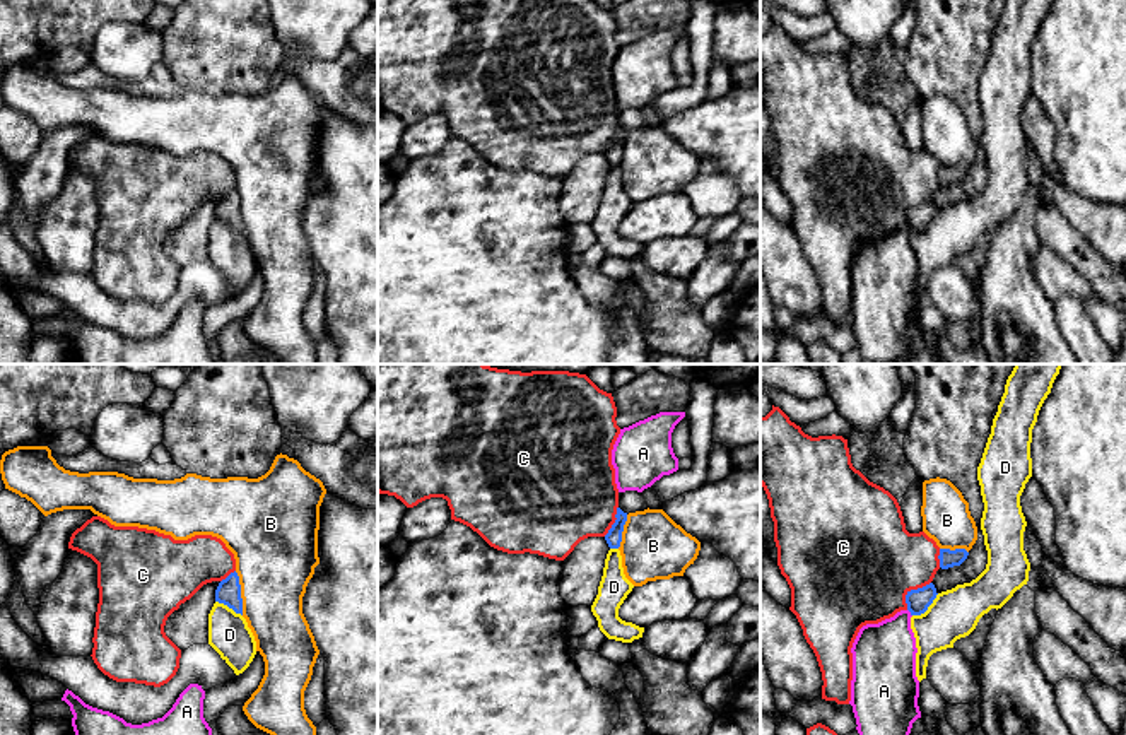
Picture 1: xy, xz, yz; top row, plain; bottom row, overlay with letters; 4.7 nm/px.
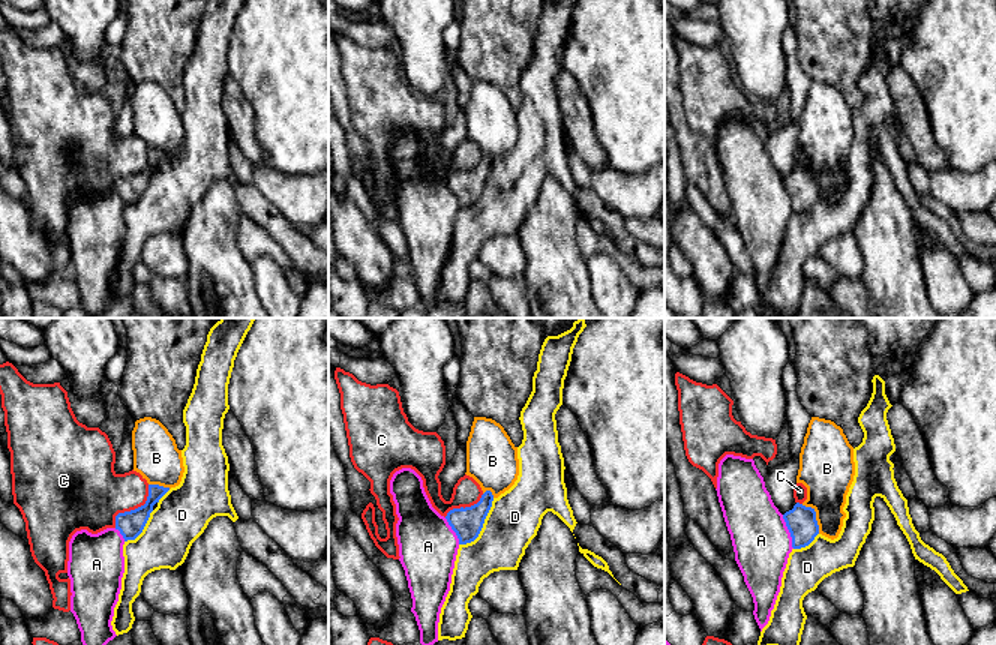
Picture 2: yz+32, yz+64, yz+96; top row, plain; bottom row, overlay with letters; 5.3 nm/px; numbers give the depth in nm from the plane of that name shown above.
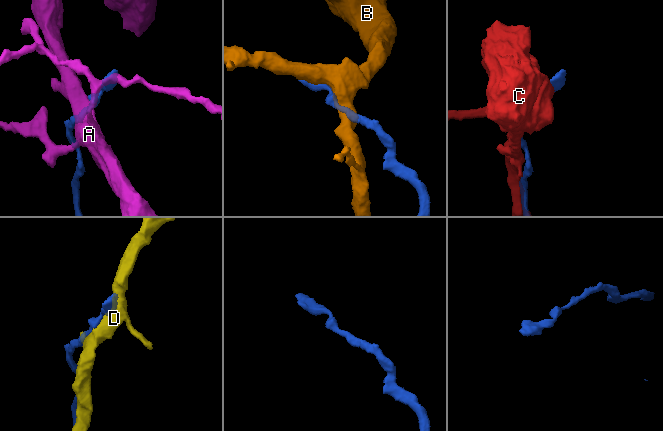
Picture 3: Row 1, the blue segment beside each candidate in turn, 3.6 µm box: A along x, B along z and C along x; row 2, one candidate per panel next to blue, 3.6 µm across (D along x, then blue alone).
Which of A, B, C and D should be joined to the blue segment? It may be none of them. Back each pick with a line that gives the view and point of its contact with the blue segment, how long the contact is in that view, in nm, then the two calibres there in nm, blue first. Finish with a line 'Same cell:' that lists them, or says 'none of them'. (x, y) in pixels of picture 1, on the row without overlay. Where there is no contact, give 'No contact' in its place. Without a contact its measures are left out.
Same cell: none of them

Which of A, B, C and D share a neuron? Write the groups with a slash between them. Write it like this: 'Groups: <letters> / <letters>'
Groups: A / B / C / D

